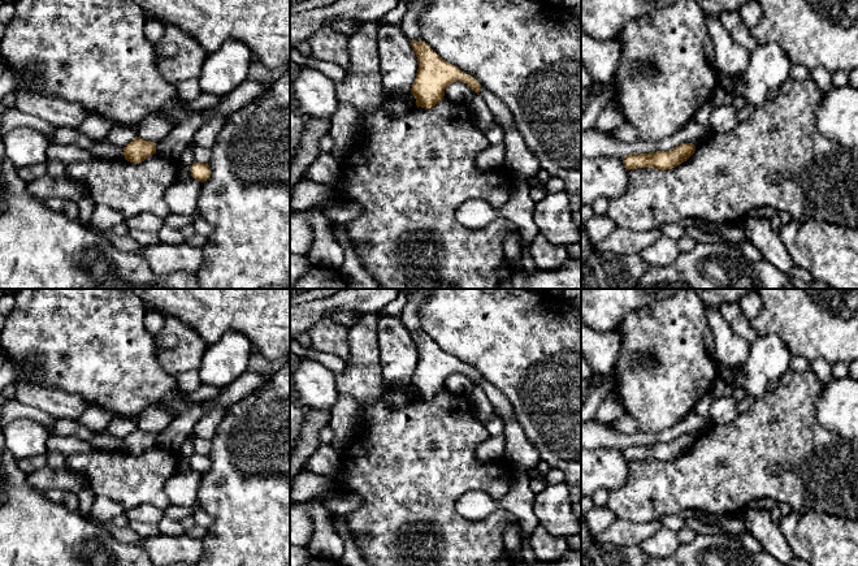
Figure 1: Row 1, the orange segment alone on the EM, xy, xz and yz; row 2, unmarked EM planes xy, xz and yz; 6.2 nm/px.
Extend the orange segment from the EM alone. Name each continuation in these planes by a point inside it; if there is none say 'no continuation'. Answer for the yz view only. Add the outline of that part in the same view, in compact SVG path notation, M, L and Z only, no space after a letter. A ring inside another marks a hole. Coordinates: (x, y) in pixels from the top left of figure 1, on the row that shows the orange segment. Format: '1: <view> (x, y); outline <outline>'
no continuation

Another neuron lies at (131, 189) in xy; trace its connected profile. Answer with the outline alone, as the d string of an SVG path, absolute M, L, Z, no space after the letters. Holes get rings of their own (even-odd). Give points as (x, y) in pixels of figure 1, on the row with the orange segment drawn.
M157 154L147 157L142 163L122 160L104 160L91 157L84 163L72 163L66 165L66 176L82 183L90 193L95 204L101 204L118 211L125 220L136 215L150 212L165 219L170 209L165 202L166 190L176 183L179 163L164 159Z

